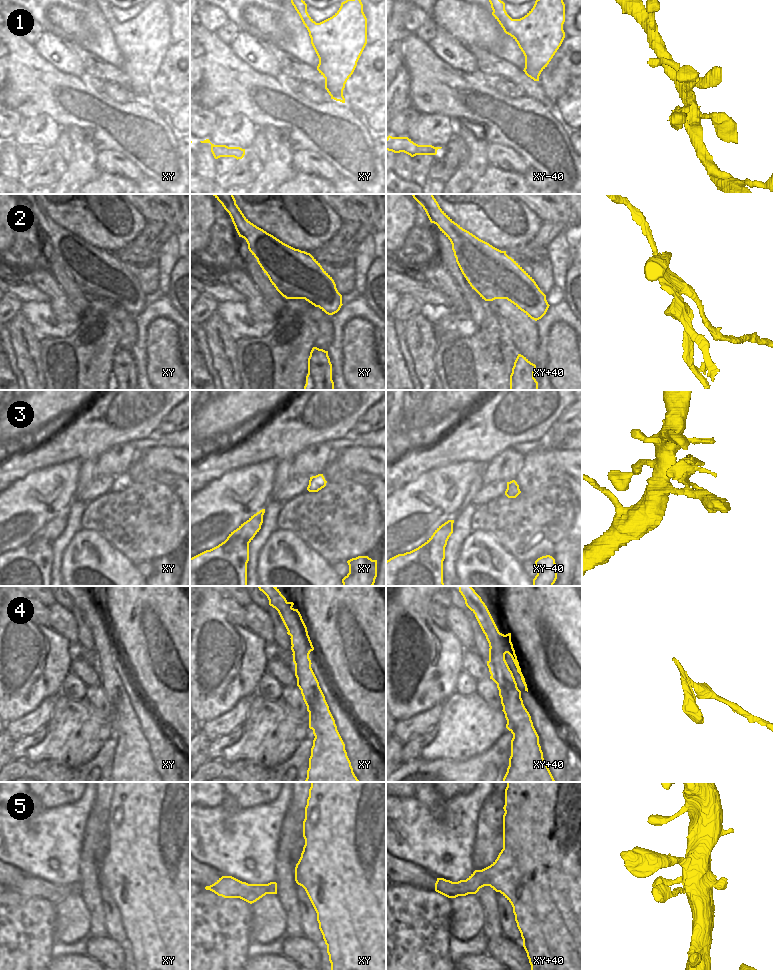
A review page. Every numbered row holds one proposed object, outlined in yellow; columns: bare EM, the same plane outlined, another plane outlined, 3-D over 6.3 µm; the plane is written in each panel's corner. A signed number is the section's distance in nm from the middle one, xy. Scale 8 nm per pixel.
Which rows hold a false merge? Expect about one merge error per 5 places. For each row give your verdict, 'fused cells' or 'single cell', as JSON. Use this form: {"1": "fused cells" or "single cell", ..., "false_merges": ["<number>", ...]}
{"1": "single cell", "2": "fused cells", "3": "fused cells", "4": "fused cells", "5": "single cell", "false_merges": ["2", "3", "4"]}

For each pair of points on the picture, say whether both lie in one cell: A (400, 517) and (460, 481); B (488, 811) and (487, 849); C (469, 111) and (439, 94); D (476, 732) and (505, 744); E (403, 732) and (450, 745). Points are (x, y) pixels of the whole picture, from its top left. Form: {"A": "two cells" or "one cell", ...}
{"A": "one cell", "B": "one cell", "C": "one cell", "D": "two cells", "E": "two cells"}

